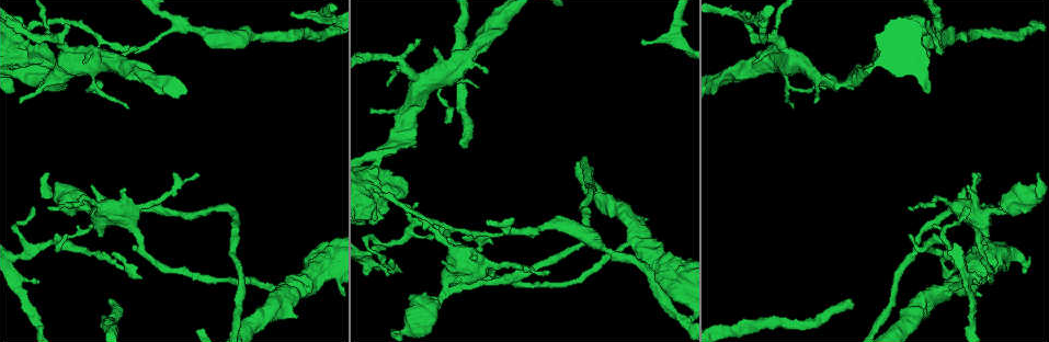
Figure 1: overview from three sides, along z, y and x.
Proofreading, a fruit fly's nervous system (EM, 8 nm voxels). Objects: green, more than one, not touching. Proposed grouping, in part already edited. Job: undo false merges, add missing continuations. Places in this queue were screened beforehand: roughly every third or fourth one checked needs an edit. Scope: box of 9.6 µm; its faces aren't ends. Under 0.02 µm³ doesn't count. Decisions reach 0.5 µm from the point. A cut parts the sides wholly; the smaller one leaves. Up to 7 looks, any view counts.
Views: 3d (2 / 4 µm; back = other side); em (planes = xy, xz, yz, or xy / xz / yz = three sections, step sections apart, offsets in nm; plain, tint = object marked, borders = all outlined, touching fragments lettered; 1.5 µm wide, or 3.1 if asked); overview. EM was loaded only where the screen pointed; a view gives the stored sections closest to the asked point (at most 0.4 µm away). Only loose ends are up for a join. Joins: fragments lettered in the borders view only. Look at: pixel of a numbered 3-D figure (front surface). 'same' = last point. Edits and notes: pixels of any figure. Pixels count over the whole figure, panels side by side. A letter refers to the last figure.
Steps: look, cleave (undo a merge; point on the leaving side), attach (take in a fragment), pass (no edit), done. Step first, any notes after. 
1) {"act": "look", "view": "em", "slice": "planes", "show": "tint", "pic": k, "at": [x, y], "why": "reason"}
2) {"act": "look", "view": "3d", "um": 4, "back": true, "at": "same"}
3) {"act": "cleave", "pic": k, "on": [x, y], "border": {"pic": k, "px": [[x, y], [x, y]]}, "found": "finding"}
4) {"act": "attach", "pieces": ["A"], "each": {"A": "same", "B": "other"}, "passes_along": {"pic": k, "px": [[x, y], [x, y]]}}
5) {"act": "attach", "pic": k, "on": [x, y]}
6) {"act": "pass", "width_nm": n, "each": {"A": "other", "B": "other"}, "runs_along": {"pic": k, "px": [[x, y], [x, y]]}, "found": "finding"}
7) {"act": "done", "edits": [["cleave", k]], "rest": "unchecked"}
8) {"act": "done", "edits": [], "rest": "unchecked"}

{"act": "look", "view": "3d", "um": 2, "back": true, "pic": 1, "at": [383, 260], "why": "free end"}

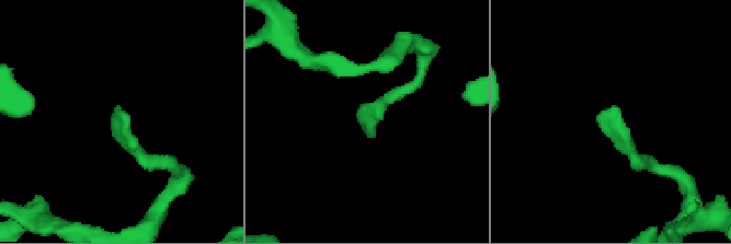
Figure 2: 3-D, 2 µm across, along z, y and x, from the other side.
{"act": "look", "view": "em", "um": 3.1, "slice": "xy", "step": 16, "show": "borders", "pic": 2, "at": [363, 128]}

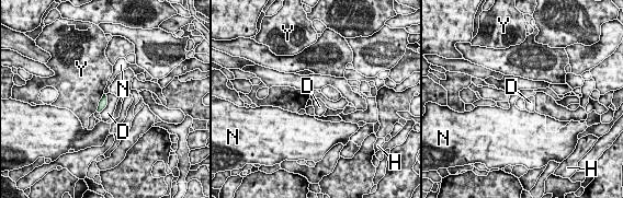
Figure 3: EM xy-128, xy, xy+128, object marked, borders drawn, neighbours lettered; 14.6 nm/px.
{"act": "pass", "width_nm": 130, "each": {"D": "other", "H": "other", "N": "other", "Y": "other"}, "border": {"pic": 3, "px": [[106, 94], [106, 106], [100, 113]]}, "found": "no lettered fragment goes on from it"}

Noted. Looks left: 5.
{"act": "look", "view": "3d", "um": 4, "pic": 1, "at": [1002, 212], "why": "thin neck"}

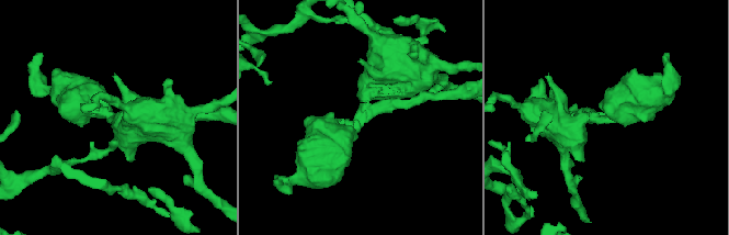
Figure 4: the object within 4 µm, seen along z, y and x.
{"act": "look", "view": "em", "slice": "xy", "step": 4, "show": "tint", "pic": 4, "at": [357, 124], "arm_widths_nm": [500, 650]}

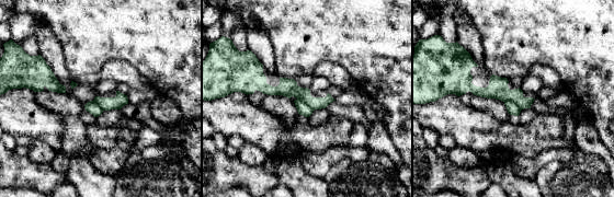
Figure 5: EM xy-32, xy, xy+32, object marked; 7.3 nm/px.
{"act": "look", "view": "em", "slice": "planes", "show": "borders", "at": "same", "why": "cut it another way"}

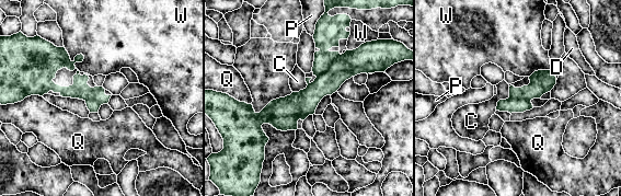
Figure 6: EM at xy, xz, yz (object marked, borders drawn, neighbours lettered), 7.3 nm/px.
{"act": "cleave", "pic": 6, "on": [360, 60], "width_nm": 160, "each": {"C": "other", "D": "other", "P": "other", "Q": "other", "W": "other"}, "part_leaving": {"pic": 6, "px": [[367, 69], [285, 113], [244, 111]]}, "found": "a second neuron is stuck on"}

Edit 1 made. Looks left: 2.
{"act": "look", "view": "overview", "why": "redraw"}

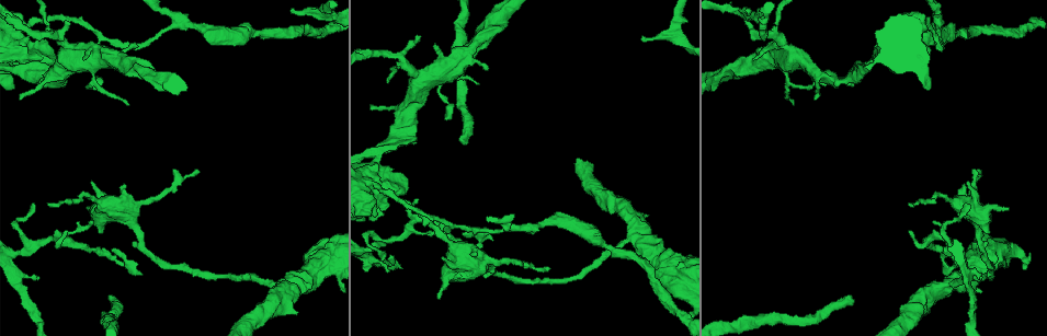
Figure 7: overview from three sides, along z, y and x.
{"act": "look", "view": "em", "slice": "planes", "show": "borders", "pic": 7, "at": [21, 99], "why": "tapers out"}

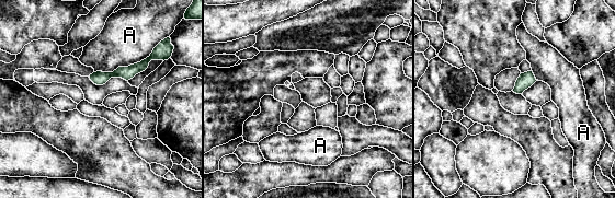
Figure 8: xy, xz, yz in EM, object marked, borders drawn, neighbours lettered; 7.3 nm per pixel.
{"act": "pass", "each": {"A": "other"}, "found": "none of them fits"}

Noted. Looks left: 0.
{"act": "done", "edits": [["cleave", 6]], "rest": "unchecked"}

